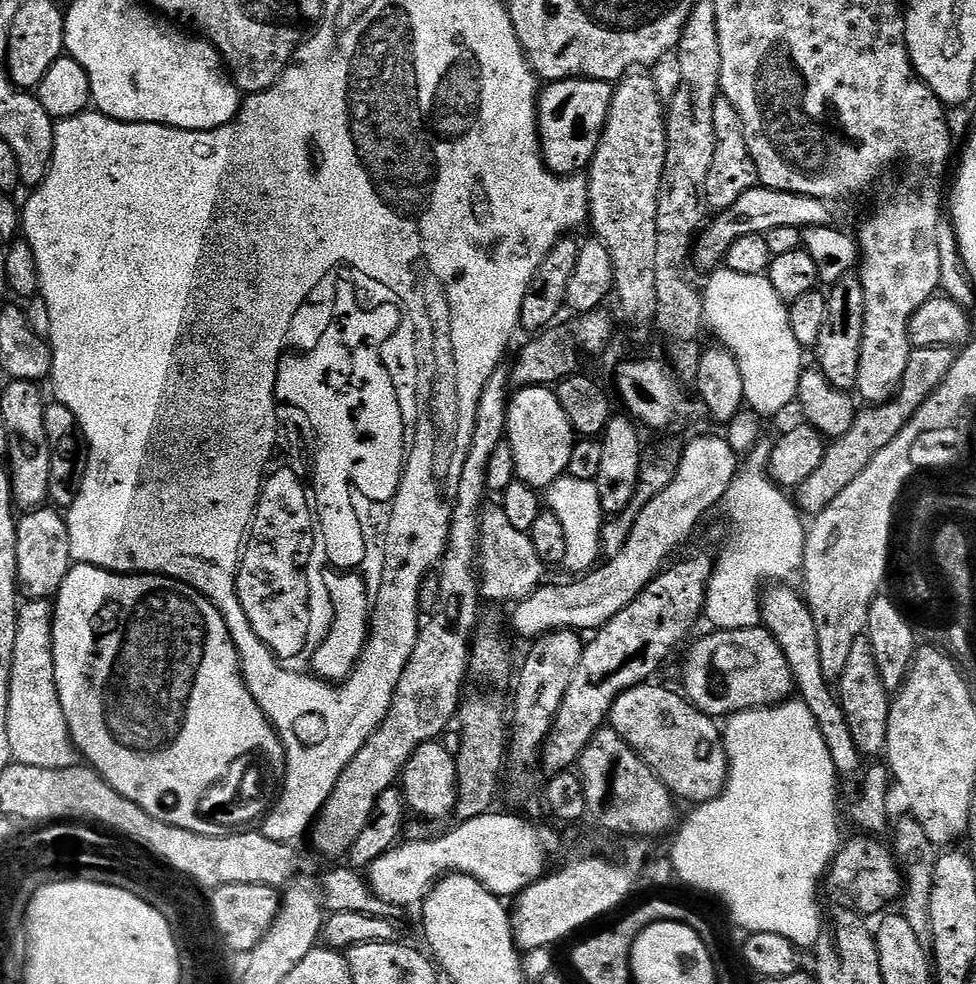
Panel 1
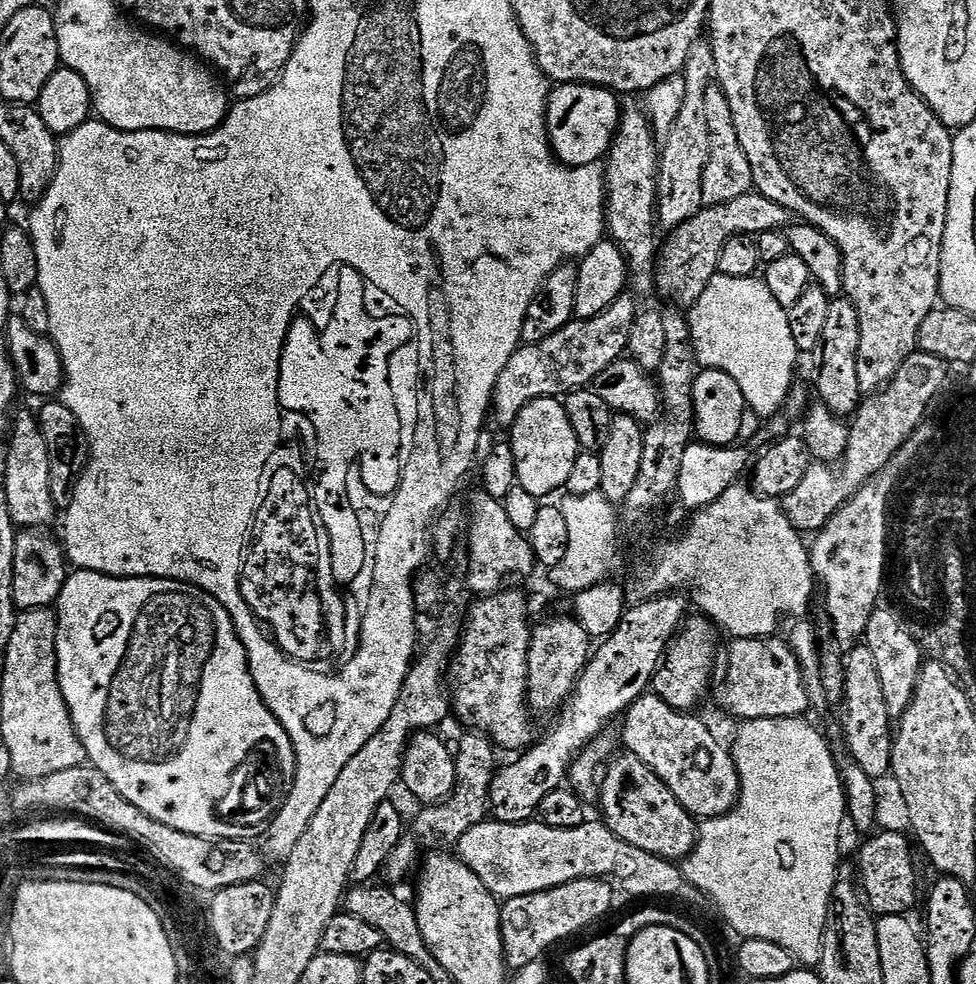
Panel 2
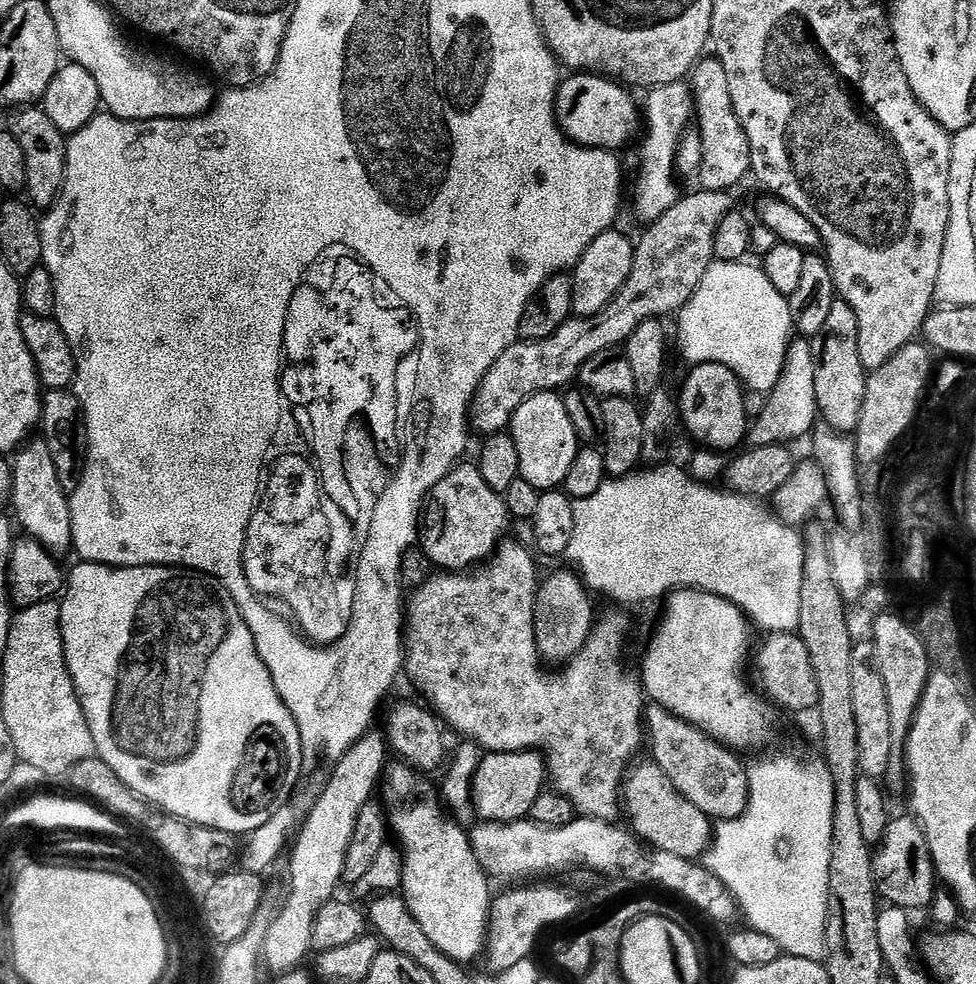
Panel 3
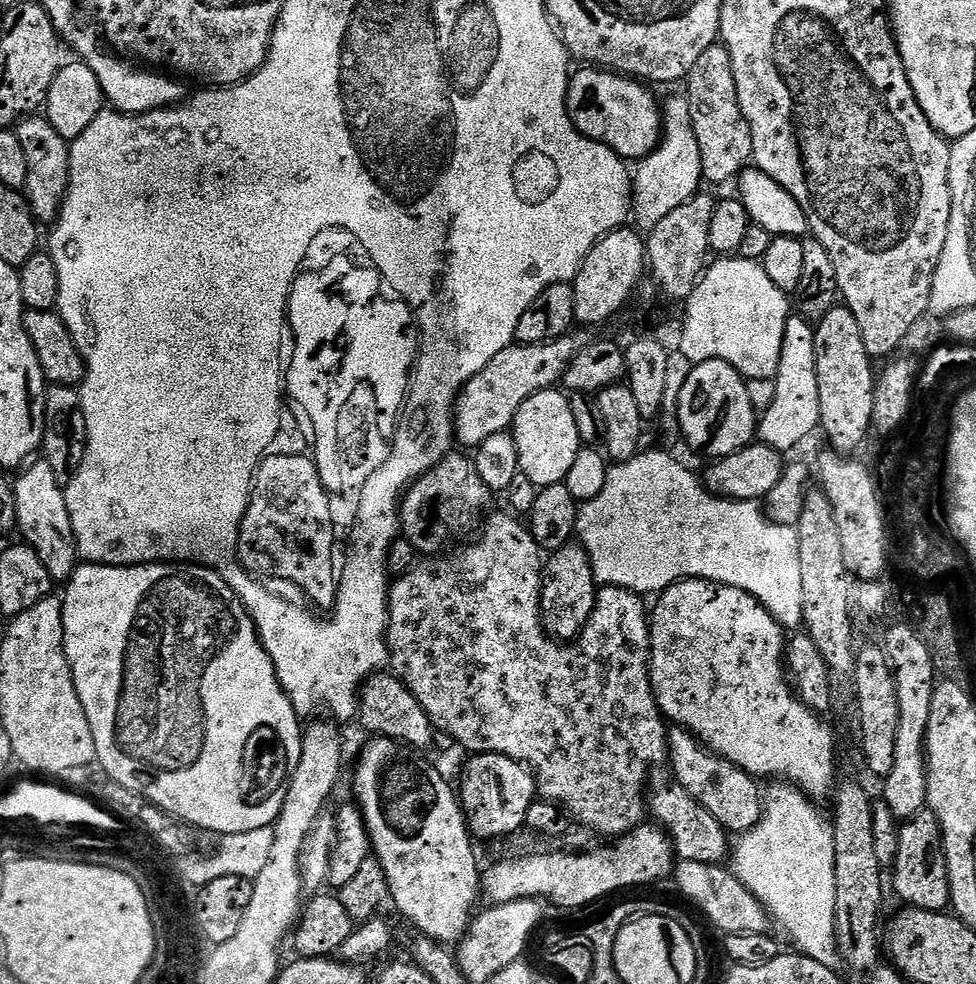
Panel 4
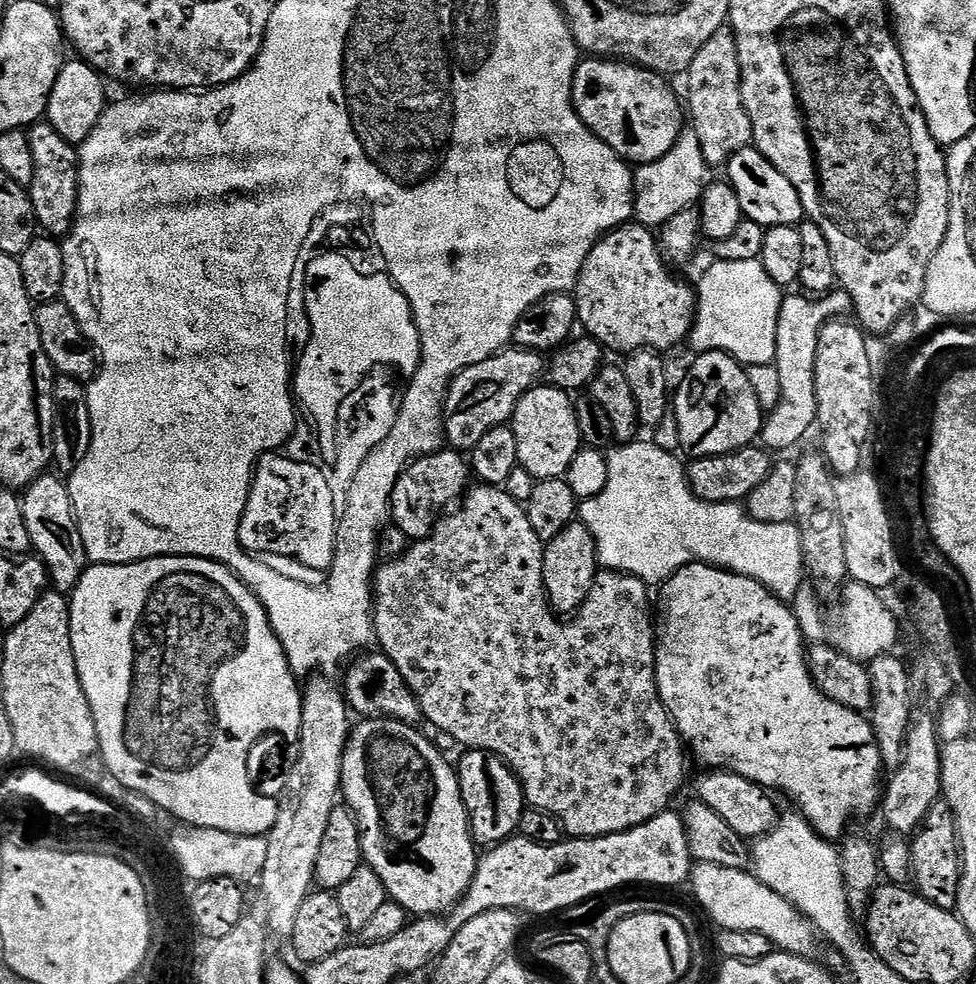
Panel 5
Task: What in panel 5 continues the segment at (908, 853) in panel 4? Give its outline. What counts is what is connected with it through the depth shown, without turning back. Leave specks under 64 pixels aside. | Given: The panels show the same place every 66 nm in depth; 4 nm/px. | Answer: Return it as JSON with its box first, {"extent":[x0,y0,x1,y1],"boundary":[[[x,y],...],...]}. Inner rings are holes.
{"extent":[911,802,960,912],"boundary":[[[937,802],[918,831],[911,837],[912,853],[911,883],[915,891],[926,902],[947,912],[955,909],[958,902],[958,882],[960,881],[960,845],[956,843],[956,829],[948,805]]]}

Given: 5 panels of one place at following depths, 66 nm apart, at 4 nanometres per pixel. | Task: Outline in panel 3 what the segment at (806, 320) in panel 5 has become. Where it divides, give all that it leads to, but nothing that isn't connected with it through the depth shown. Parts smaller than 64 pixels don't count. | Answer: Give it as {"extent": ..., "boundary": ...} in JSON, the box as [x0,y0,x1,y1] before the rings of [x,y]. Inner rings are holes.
{"extent":[746,338,819,447],"boundary":[[[806,338],[793,339],[788,346],[787,362],[782,368],[782,377],[777,386],[767,395],[763,410],[755,417],[746,437],[751,447],[782,444],[789,445],[802,436],[807,437],[819,417],[817,395],[814,385],[815,349]]]}

